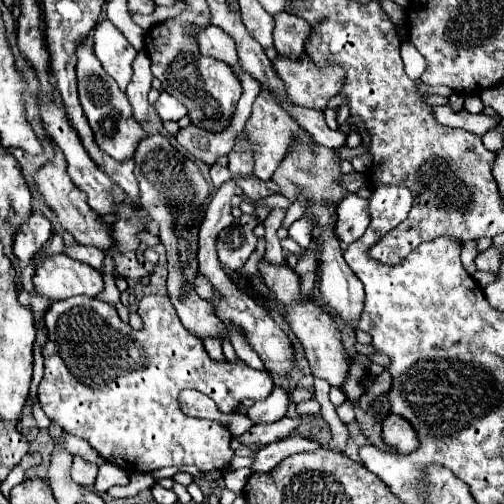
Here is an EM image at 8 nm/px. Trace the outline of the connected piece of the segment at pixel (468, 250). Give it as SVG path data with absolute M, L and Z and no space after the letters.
M476 240L464 242L460 255L463 267L470 275L473 275L476 271L476 266L474 263L474 259L478 254L476 250L476 246L477 246Z

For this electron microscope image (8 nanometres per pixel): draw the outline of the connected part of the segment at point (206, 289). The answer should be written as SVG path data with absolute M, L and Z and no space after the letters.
M196 275L196 281L192 283L192 285L196 285L196 293L202 297L202 299L212 299L212 285L206 281L206 277L204 275Z

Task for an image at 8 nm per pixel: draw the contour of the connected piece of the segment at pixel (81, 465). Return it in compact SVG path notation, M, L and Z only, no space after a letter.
M74 457L74 463L72 463L72 479L76 483L86 485L86 487L92 487L96 481L96 475L98 475L98 467L96 465L86 463L80 457Z

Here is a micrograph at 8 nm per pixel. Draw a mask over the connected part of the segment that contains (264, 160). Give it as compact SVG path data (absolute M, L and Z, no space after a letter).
M266 89L260 91L260 95L256 97L254 107L252 107L252 115L250 115L250 119L248 119L246 127L244 127L244 133L252 143L256 143L256 153L254 153L256 169L254 169L254 175L258 179L264 179L264 181L268 181L272 177L272 173L276 171L278 163L286 155L288 145L292 143L292 137L300 137L306 143L310 141L310 135L306 135L306 131L296 125L296 121L280 107L280 101L272 99Z

